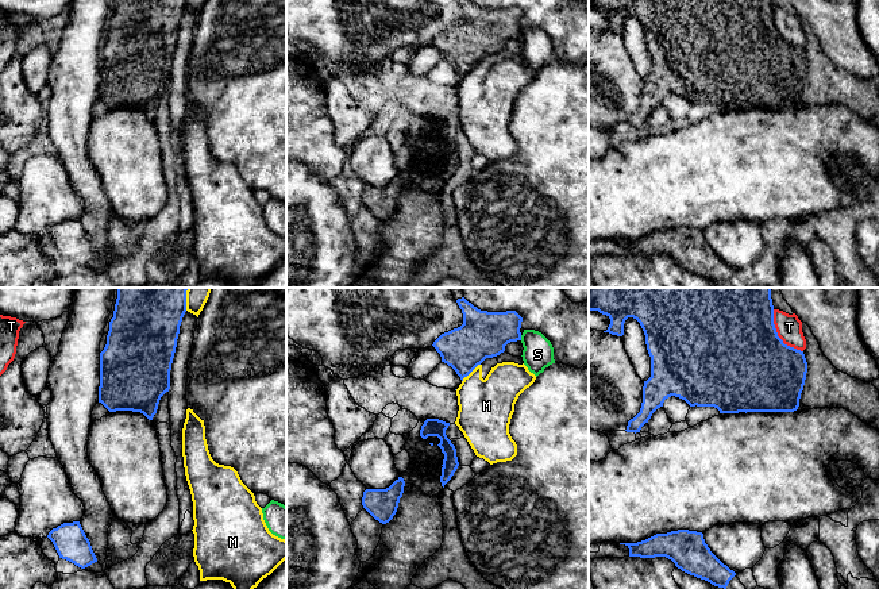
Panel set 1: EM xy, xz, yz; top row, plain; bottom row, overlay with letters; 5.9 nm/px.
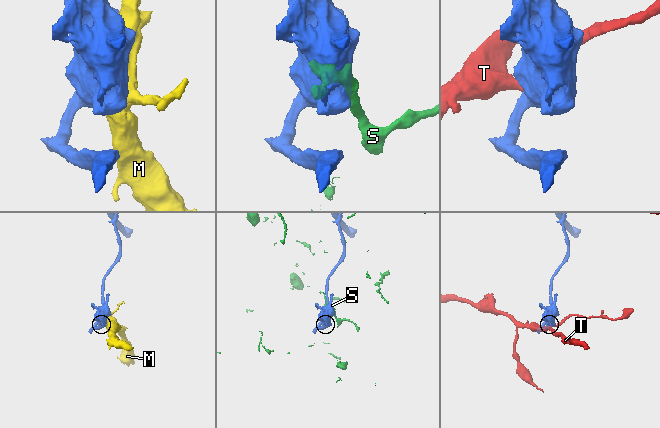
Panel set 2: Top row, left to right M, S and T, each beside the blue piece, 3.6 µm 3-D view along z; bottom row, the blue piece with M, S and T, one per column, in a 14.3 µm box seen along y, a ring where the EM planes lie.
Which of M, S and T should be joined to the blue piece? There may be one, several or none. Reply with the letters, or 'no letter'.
no letter

